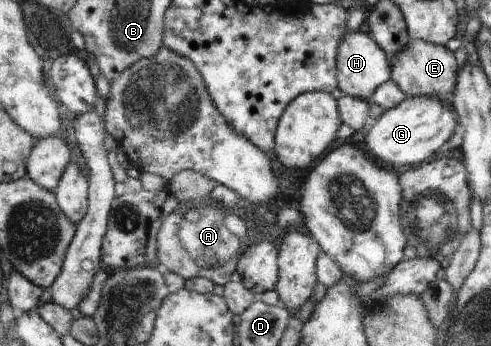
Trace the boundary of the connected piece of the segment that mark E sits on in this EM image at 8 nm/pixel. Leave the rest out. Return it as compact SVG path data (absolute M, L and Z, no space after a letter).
M409 40L406 48L391 57L390 80L405 94L405 97L426 97L443 103L449 102L457 79L457 64L453 53L440 45Z

